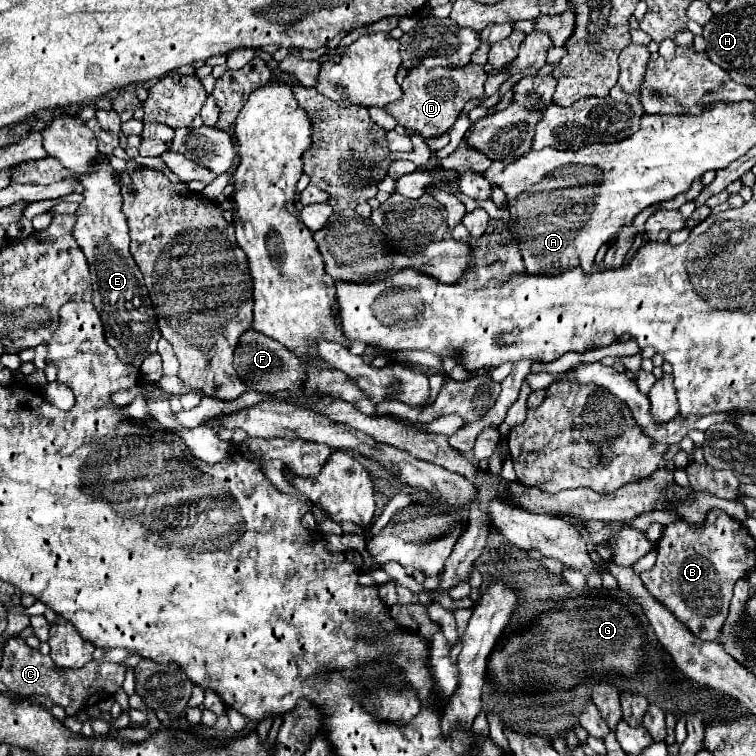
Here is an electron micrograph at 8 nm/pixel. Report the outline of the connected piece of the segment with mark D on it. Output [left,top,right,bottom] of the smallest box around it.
[385,63,487,137]

